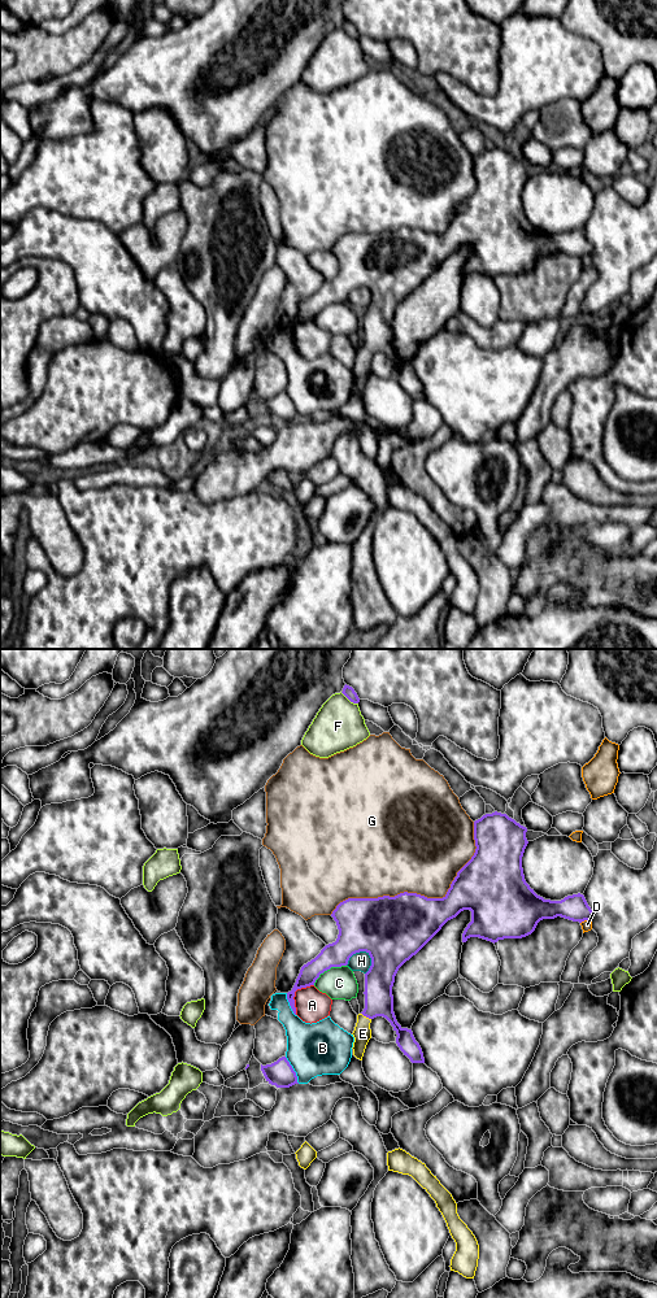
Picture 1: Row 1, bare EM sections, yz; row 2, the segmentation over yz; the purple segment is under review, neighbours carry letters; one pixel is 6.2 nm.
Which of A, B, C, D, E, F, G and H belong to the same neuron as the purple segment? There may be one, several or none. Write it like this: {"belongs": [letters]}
{"belongs": ["E"]}

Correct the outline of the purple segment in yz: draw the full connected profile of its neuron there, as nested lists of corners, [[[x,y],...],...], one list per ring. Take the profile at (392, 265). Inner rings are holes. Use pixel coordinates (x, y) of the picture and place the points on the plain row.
[[[486,149],[474,157],[475,188],[457,208],[443,234],[427,234],[417,228],[400,228],[395,232],[348,234],[340,238],[331,252],[336,257],[339,270],[335,278],[326,280],[321,288],[304,300],[291,327],[287,328],[290,341],[296,350],[295,327],[314,321],[321,309],[331,302],[347,301],[349,293],[366,287],[371,301],[365,309],[365,344],[357,350],[353,366],[353,391],[362,396],[366,380],[371,374],[370,358],[377,352],[386,353],[396,367],[396,379],[412,398],[425,398],[423,388],[412,365],[403,363],[393,348],[392,322],[399,304],[415,291],[451,254],[461,247],[471,247],[471,257],[462,269],[462,278],[479,273],[491,278],[504,274],[522,274],[531,270],[543,254],[557,252],[584,257],[592,256],[593,248],[583,230],[567,231],[561,236],[544,235],[525,215],[522,192],[528,179],[527,164],[506,149]]]

